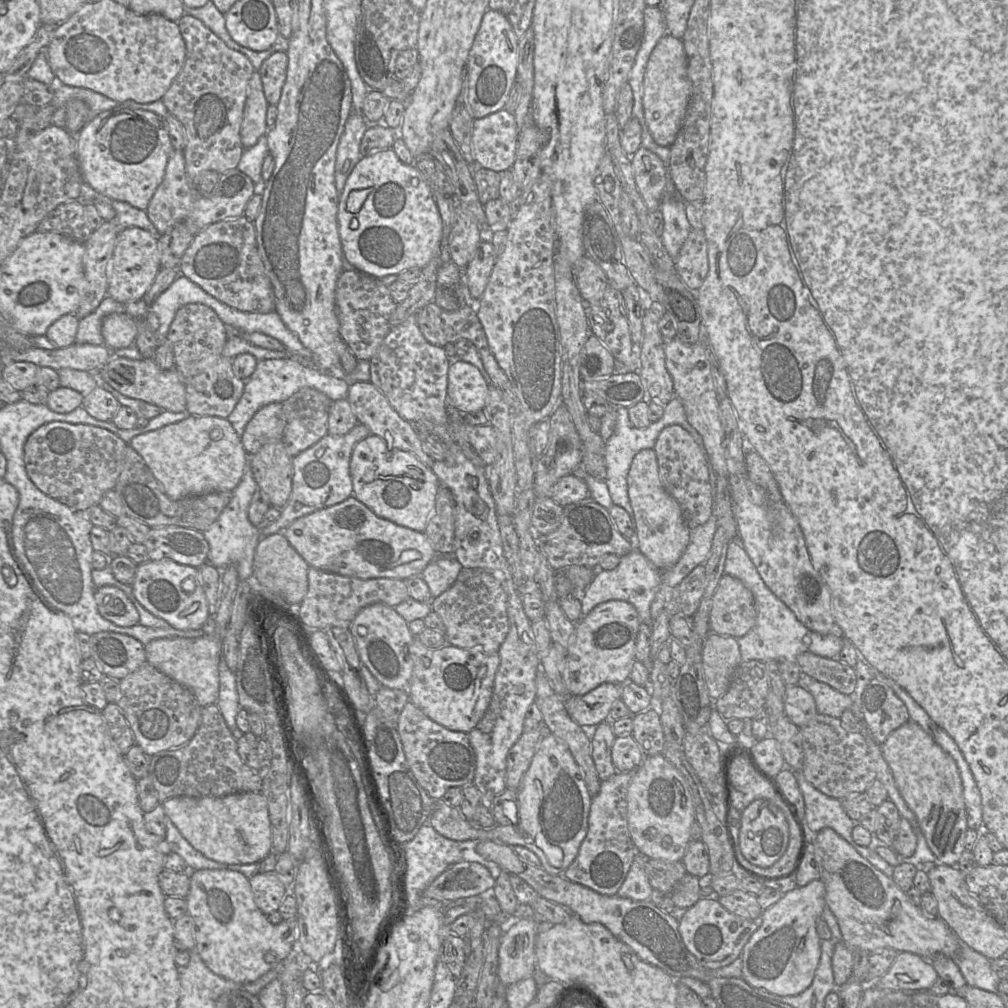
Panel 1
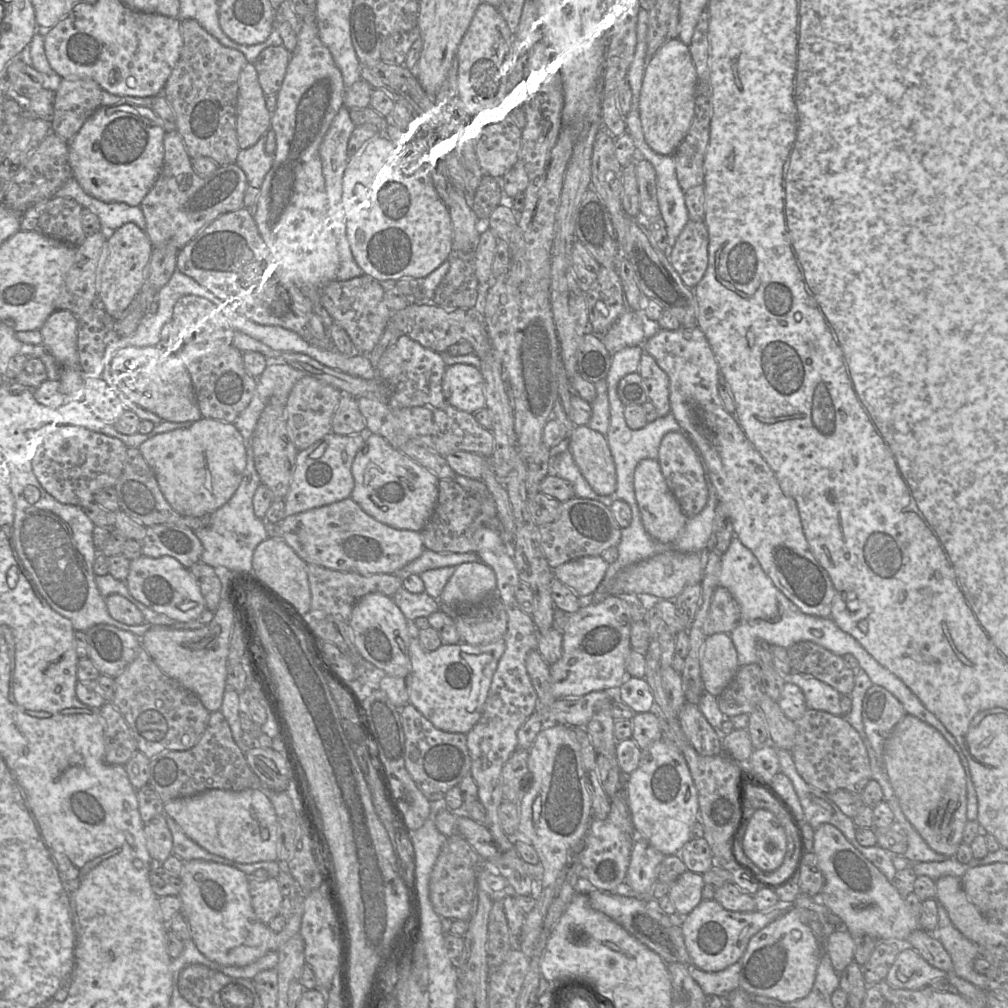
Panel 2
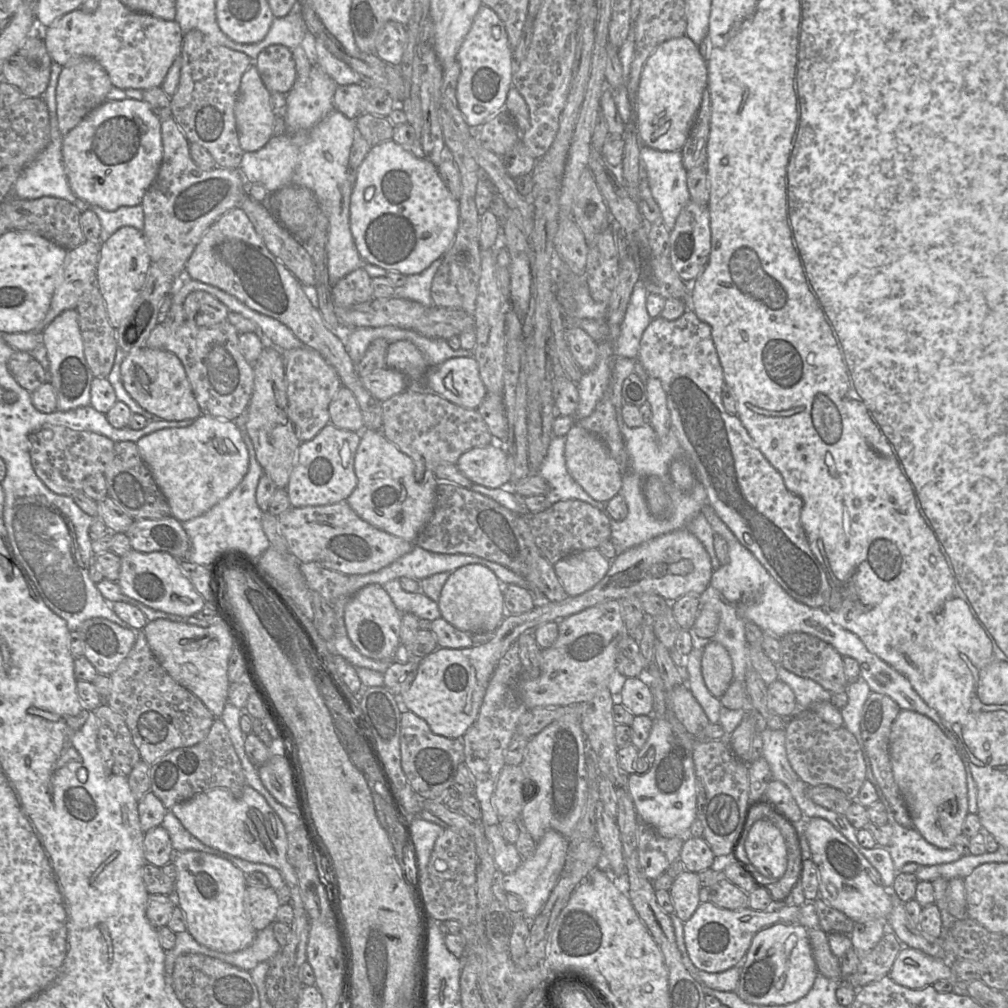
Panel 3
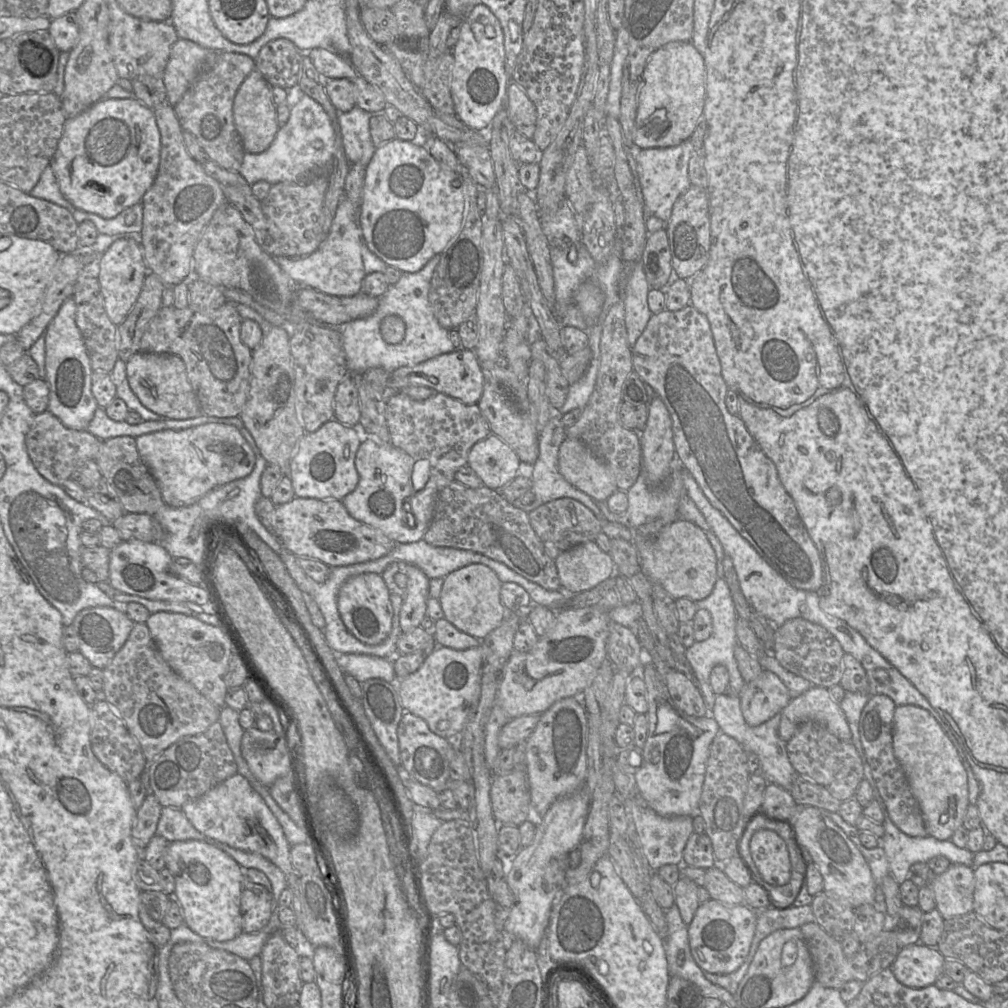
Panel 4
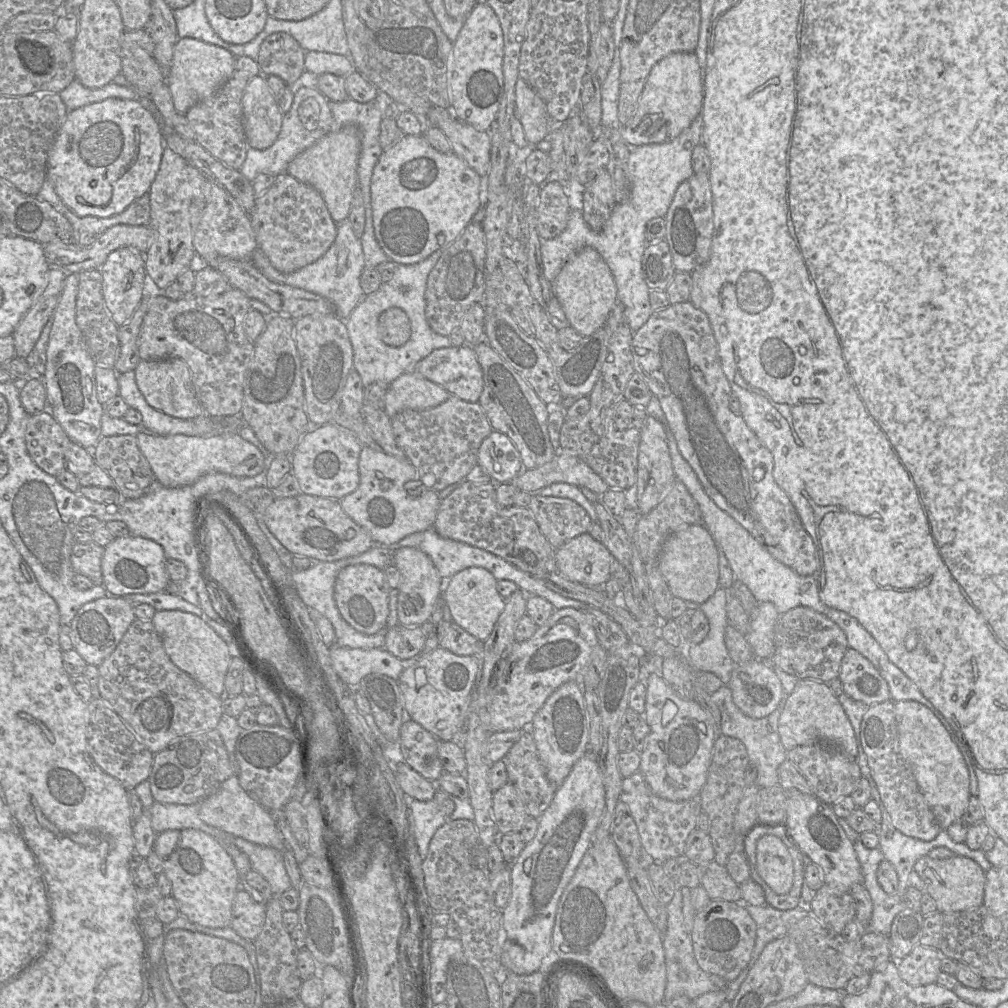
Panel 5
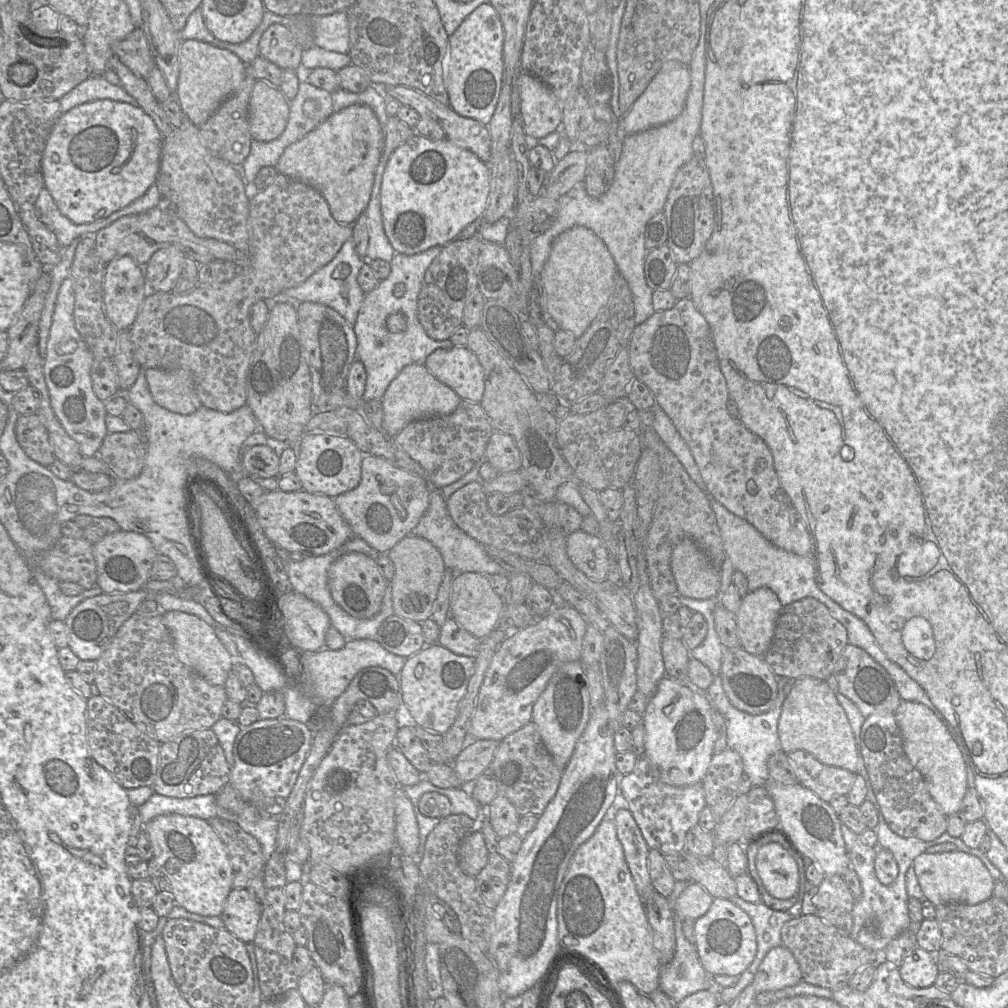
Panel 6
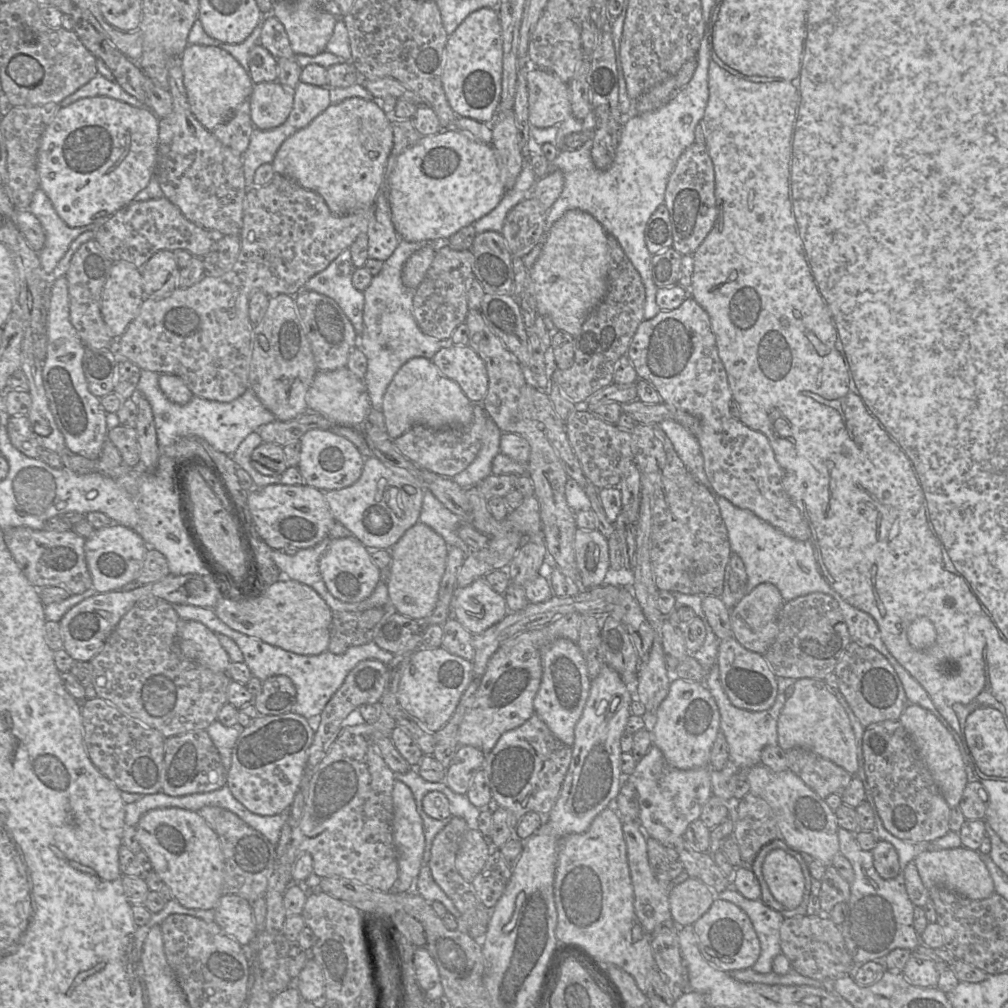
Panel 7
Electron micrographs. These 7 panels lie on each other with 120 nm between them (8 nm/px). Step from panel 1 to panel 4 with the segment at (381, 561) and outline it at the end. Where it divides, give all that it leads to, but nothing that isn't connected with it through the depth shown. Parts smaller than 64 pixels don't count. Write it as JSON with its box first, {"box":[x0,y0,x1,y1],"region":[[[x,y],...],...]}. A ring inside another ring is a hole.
{"box":[272,497,399,567],"region":[[[295,497],[274,507],[272,529],[282,546],[295,556],[316,559],[329,567],[375,560],[399,544],[381,531],[351,517],[341,500]]]}

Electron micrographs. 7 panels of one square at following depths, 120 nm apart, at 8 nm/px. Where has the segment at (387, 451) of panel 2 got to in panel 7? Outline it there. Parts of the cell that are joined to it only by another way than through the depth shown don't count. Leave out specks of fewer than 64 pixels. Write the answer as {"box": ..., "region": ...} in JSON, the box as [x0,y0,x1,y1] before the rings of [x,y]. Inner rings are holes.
{"box":[322,456,424,550],"region":[[[375,456],[365,458],[359,479],[352,485],[322,491],[335,521],[346,527],[365,547],[370,550],[387,549],[419,521],[424,487],[417,486],[414,479],[391,469]],[[390,488],[399,490],[399,506],[402,516],[397,516],[386,503],[386,492]]]}

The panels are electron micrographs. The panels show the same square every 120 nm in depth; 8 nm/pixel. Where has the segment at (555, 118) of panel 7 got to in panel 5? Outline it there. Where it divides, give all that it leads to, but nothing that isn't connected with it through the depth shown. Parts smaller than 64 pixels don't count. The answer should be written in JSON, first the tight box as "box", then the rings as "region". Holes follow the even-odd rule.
{"box":[514,78,551,144],"region":[[[518,78],[515,86],[514,116],[521,122],[526,139],[537,144],[551,132],[551,119],[540,96]]]}

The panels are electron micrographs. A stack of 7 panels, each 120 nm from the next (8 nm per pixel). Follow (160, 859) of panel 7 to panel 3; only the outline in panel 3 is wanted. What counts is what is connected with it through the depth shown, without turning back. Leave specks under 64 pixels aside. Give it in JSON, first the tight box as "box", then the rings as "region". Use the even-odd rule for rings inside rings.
{"box":[172,851,256,954],"region":[[[200,851],[174,852],[172,863],[177,868],[174,900],[183,911],[187,931],[201,945],[221,953],[230,954],[250,946],[256,930],[252,926],[246,906],[246,880],[242,870],[229,860]]]}

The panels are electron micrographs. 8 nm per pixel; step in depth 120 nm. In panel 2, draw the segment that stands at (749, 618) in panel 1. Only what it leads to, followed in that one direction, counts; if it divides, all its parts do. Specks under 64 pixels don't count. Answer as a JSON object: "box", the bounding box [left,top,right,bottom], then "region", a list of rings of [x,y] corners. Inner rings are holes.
{"box":[705,586,740,635],"region":[[[718,586],[711,599],[705,622],[705,635],[730,633],[740,621],[740,607],[732,594],[723,586]]]}

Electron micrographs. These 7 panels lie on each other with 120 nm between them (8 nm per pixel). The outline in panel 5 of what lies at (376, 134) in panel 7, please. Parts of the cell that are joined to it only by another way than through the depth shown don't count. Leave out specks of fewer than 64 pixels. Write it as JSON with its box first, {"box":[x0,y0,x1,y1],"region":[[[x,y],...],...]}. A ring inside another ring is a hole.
{"box":[286,126,361,223],"region":[[[355,126],[332,131],[310,148],[296,156],[286,173],[316,189],[324,199],[335,223],[348,219],[354,191],[358,188],[358,158],[361,150],[360,132]]]}

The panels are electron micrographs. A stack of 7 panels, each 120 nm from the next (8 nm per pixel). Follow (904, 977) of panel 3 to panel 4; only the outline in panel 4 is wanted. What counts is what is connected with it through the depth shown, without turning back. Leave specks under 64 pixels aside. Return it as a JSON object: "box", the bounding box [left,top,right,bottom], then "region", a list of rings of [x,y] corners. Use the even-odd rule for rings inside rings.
{"box":[890,942,945,988],"region":[[[918,942],[901,948],[890,968],[901,984],[924,988],[935,984],[944,974],[945,960],[937,947]]]}

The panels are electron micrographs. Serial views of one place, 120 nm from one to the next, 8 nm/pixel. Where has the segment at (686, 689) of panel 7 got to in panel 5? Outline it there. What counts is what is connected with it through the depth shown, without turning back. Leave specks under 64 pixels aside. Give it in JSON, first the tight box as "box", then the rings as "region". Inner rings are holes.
{"box":[639,674,719,801],"region":[[[650,674],[645,687],[645,711],[642,716],[649,726],[649,734],[640,753],[639,771],[652,792],[661,798],[684,801],[698,797],[707,779],[719,732],[711,716],[696,700],[679,698],[662,676]]]}

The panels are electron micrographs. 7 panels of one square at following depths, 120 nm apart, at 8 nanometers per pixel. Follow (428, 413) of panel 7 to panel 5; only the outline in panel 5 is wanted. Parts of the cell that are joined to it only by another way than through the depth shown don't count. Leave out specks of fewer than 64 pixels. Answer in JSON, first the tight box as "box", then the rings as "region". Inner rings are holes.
{"box":[384,370,451,418],"region":[[[413,370],[400,375],[388,387],[384,411],[392,418],[406,410],[426,410],[445,402],[451,394]]]}

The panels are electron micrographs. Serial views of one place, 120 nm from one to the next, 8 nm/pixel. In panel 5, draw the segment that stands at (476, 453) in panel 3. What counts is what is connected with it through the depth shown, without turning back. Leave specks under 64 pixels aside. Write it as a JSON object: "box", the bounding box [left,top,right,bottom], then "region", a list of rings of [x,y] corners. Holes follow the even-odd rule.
{"box":[477,430,524,484],"region":[[[496,430],[482,441],[477,465],[495,484],[510,483],[524,468],[514,443],[508,436]]]}

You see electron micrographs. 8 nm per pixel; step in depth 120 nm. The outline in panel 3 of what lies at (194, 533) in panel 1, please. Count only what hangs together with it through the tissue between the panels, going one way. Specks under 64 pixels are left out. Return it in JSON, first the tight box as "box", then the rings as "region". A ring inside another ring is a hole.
{"box":[125,517,191,561],"region":[[[174,517],[134,520],[125,534],[132,549],[142,553],[166,552],[179,561],[187,561],[191,550],[182,523]]]}

